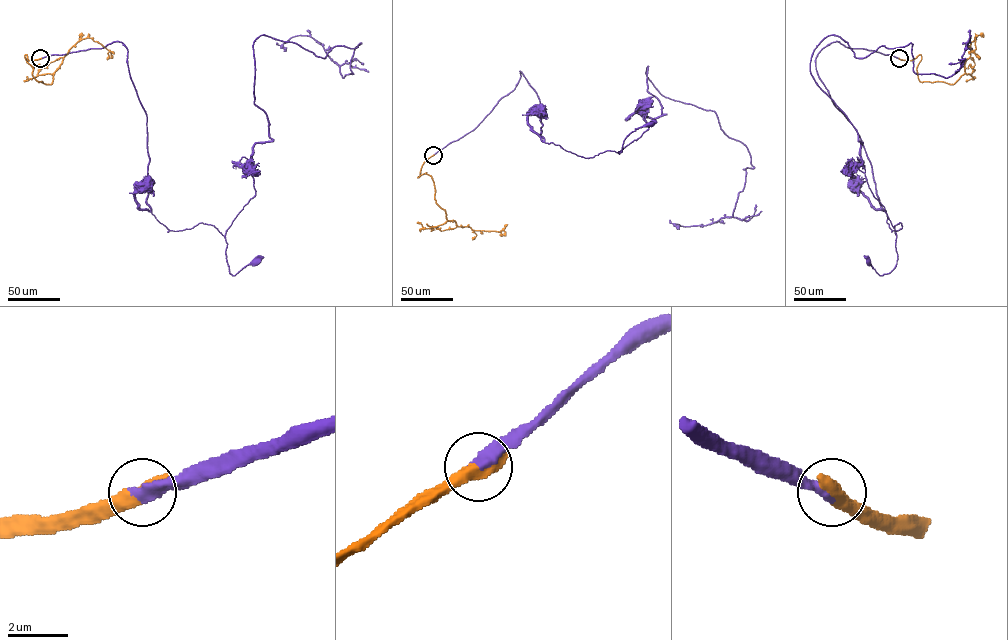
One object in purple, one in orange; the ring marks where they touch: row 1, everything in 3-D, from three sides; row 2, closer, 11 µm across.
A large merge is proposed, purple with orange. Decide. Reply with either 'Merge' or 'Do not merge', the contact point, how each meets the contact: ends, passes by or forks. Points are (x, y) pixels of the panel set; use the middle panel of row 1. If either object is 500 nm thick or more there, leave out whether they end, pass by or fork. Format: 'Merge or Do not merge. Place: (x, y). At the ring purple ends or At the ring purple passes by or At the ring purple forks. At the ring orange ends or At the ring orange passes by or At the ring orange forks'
Merge. Place: (433, 155)

